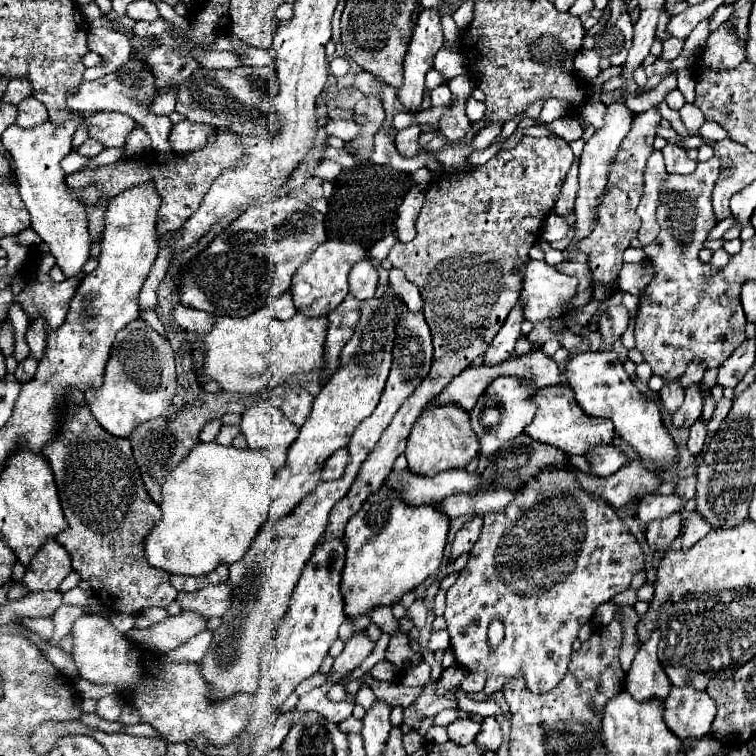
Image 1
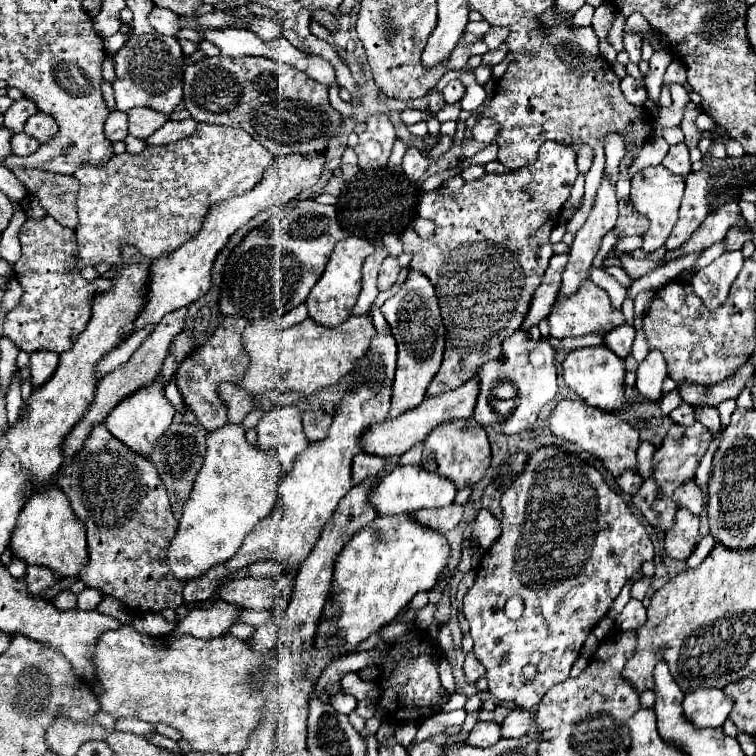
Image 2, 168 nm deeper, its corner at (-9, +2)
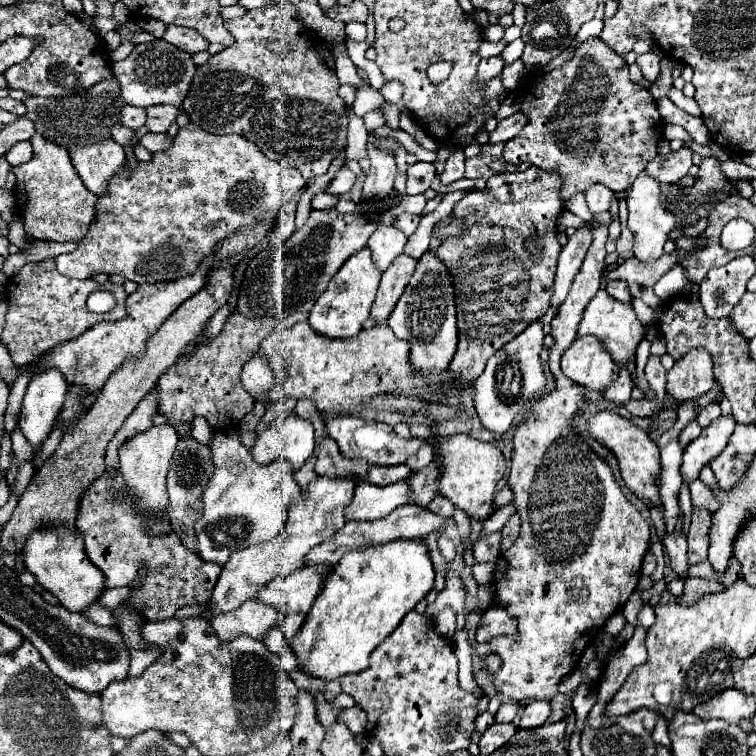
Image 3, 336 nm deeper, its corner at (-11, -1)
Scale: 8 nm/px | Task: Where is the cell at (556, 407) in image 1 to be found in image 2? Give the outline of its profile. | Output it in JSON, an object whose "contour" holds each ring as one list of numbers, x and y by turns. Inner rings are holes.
{"contour":[[562,400,550,412,548,422,550,422,550,430,556,436,572,444,578,444,588,454,594,454,596,458,600,458,614,478,622,476,626,470,636,470,636,450,640,446,640,434,634,426,630,426,618,414,602,412,600,408,590,408,586,402]]}

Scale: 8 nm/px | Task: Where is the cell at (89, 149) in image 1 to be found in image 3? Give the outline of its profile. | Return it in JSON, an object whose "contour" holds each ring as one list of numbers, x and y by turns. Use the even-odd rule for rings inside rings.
{"contour":[[124,105,120,111,120,125,136,131,144,125,144,109,140,107,132,107,132,105]]}

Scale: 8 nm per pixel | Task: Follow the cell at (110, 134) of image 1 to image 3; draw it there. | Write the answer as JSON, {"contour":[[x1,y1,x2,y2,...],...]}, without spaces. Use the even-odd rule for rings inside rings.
{"contour":[[156,105,146,107,146,127,150,133,166,133,168,127,176,121,180,109,168,107,168,105]]}

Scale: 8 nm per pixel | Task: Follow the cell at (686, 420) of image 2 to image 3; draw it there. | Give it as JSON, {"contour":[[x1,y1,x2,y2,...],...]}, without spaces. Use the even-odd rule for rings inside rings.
{"contour":[[696,419,690,421,690,423,682,429,682,433,680,433,680,445,686,447,692,439,696,439,696,435,700,435,700,431,702,431,702,427,696,423]]}

